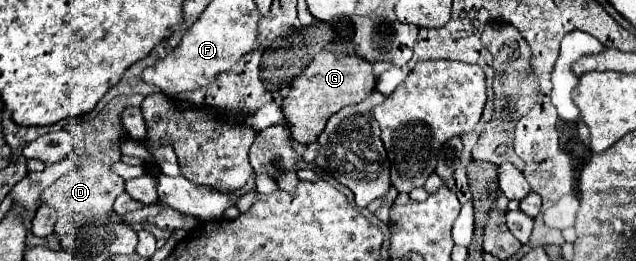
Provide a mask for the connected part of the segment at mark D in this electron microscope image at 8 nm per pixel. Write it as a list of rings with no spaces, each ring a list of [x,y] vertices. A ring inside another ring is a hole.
[[[131,94],[131,96],[115,96],[95,118],[67,124],[65,130],[71,132],[75,146],[71,150],[71,158],[77,160],[77,170],[65,174],[59,178],[49,190],[45,190],[43,200],[47,206],[55,208],[57,212],[57,224],[55,224],[55,234],[71,234],[85,222],[95,222],[95,220],[119,220],[113,216],[113,202],[115,198],[125,190],[125,180],[115,176],[111,172],[111,164],[119,162],[121,158],[121,142],[123,138],[127,140],[127,132],[123,130],[121,124],[121,114],[127,106],[141,106],[143,94]]]

